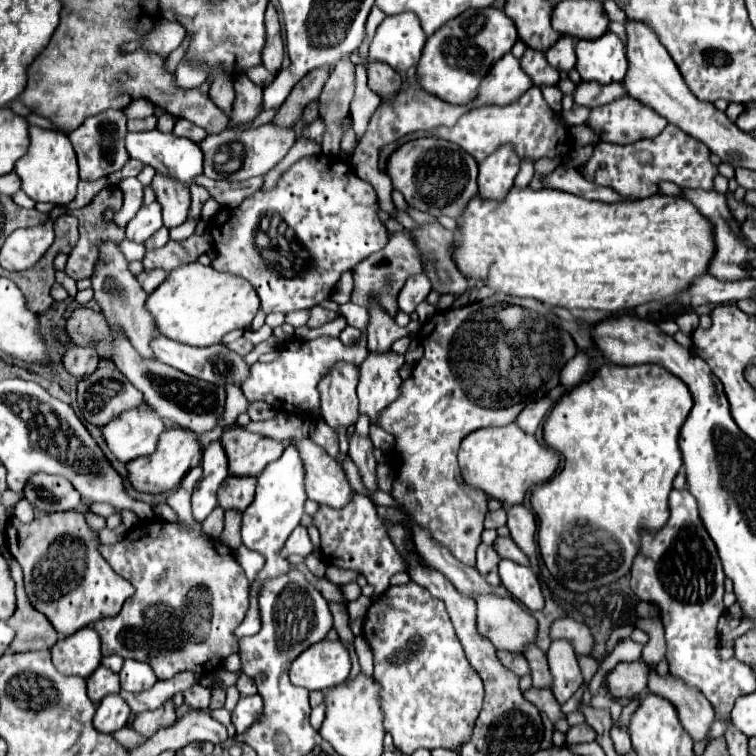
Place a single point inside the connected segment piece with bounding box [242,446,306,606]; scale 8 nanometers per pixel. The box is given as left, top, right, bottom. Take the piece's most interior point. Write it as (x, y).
(278, 507)

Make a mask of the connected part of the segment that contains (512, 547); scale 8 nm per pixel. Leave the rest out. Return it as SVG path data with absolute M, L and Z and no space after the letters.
M506 536L506 538L496 538L496 542L494 542L494 548L496 548L496 552L500 554L500 558L508 558L508 560L514 560L514 562L518 562L518 564L526 564L526 566L530 566L530 560L528 560L528 556L514 544L514 540L510 538L510 536Z

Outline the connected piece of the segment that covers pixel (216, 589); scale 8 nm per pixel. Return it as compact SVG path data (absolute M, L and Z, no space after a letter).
M196 466L186 474L180 486L168 494L166 504L176 512L178 522L162 522L162 520L140 522L128 530L122 542L110 546L98 546L100 554L112 566L112 570L122 578L126 578L136 588L134 596L130 596L124 602L118 616L102 618L94 624L102 640L102 654L104 656L118 654L122 658L146 662L152 666L158 680L170 680L180 672L202 674L206 666L210 666L214 660L220 660L222 664L230 654L238 652L238 638L234 636L234 630L248 612L250 584L242 566L236 562L234 554L230 554L226 544L220 538L212 538L210 534L206 534L202 522L194 520L192 516L190 496L200 476L202 476L202 466Z

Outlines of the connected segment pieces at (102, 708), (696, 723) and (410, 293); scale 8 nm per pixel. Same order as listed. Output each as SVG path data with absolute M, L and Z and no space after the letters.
M110 694L106 696L94 714L94 728L100 732L116 732L120 728L124 728L130 722L130 706L126 704L126 700L120 694Z
M654 670L650 672L648 688L650 692L674 704L684 730L692 736L694 742L706 742L706 744L712 742L708 732L716 718L716 712L712 704L702 696L702 692L696 692L696 688L686 688L678 678L670 674L658 676Z
M422 274L414 276L412 280L406 282L406 286L402 288L402 292L398 296L400 310L406 312L406 314L416 312L416 306L426 300L426 296L430 294L430 290L432 290L430 288L430 280L426 276L422 276Z

